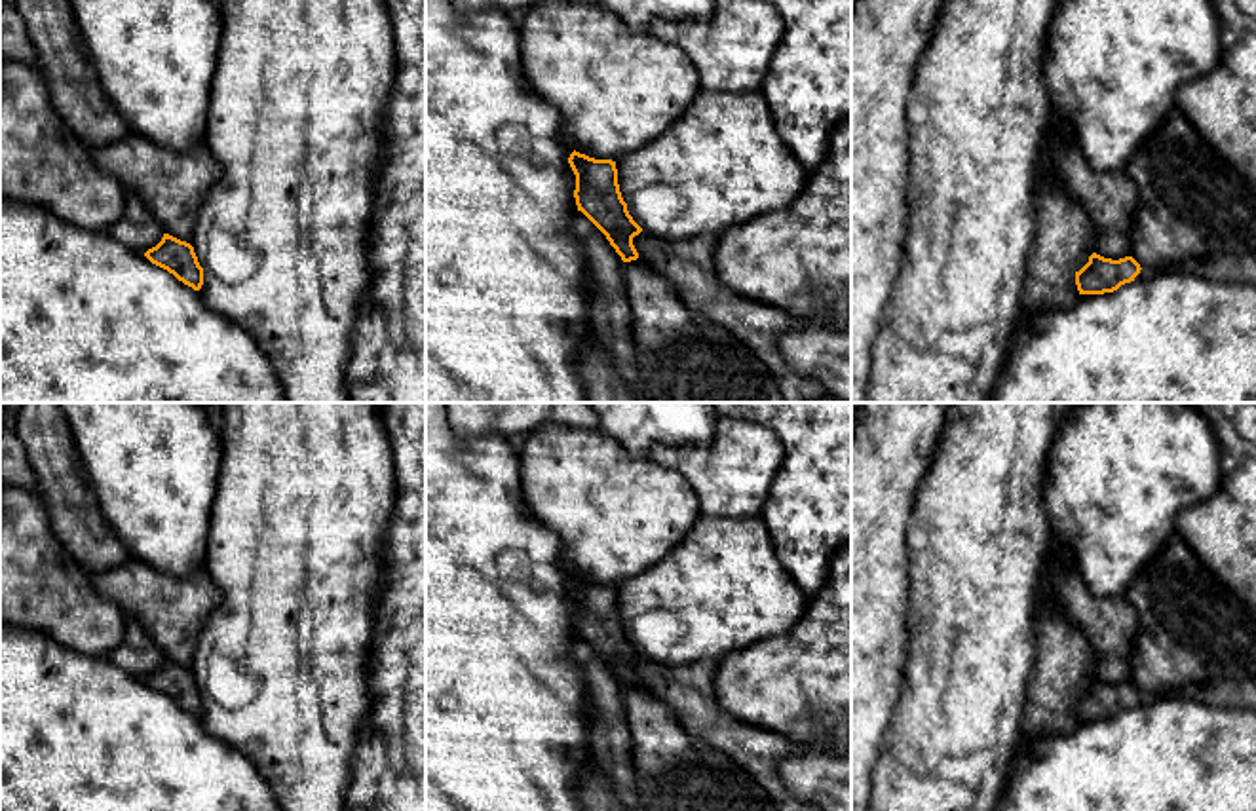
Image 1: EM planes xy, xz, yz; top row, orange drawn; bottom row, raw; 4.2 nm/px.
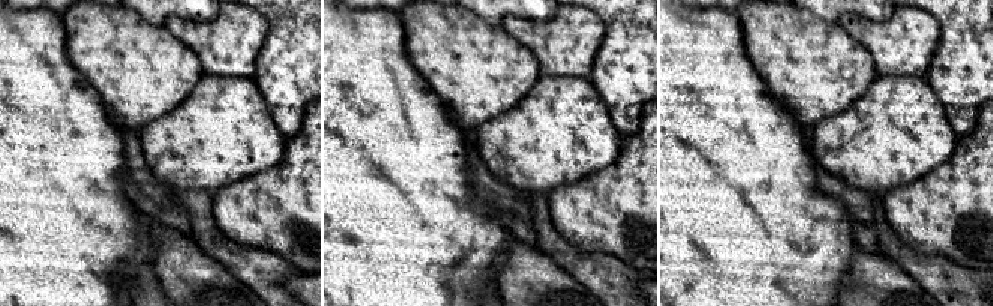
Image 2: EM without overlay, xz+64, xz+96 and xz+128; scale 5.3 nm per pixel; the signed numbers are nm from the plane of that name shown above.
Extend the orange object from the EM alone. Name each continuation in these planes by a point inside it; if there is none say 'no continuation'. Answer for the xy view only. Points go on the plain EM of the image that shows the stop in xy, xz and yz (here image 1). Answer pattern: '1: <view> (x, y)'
no continuation

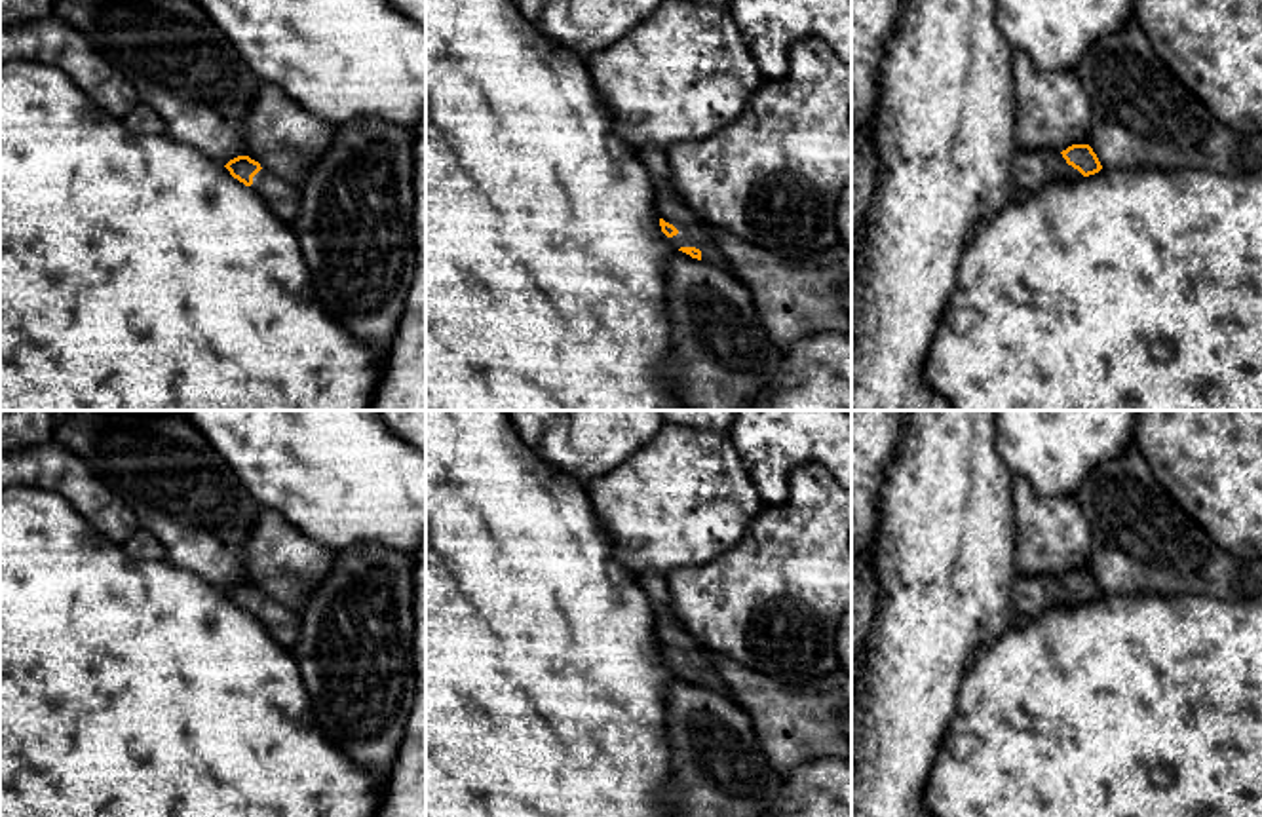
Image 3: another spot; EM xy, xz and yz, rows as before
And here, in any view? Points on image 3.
1: xz (692, 658)

